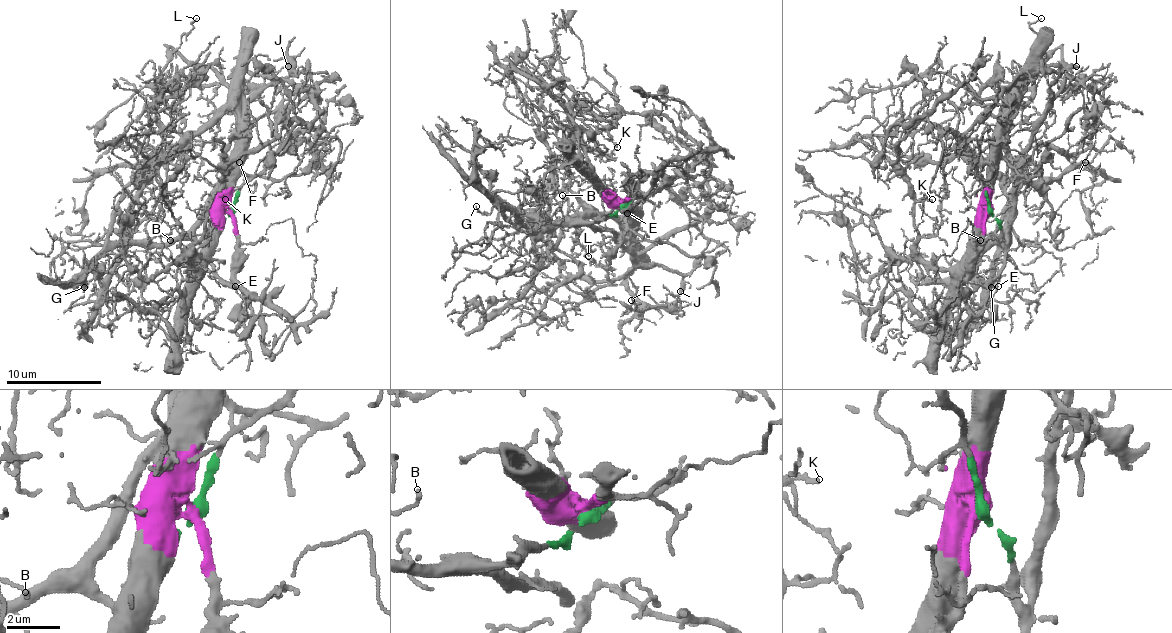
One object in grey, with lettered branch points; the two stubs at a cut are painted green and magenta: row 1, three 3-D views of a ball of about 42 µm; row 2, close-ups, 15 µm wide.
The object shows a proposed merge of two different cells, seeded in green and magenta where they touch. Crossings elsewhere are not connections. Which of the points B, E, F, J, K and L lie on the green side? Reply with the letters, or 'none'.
B, J, L

